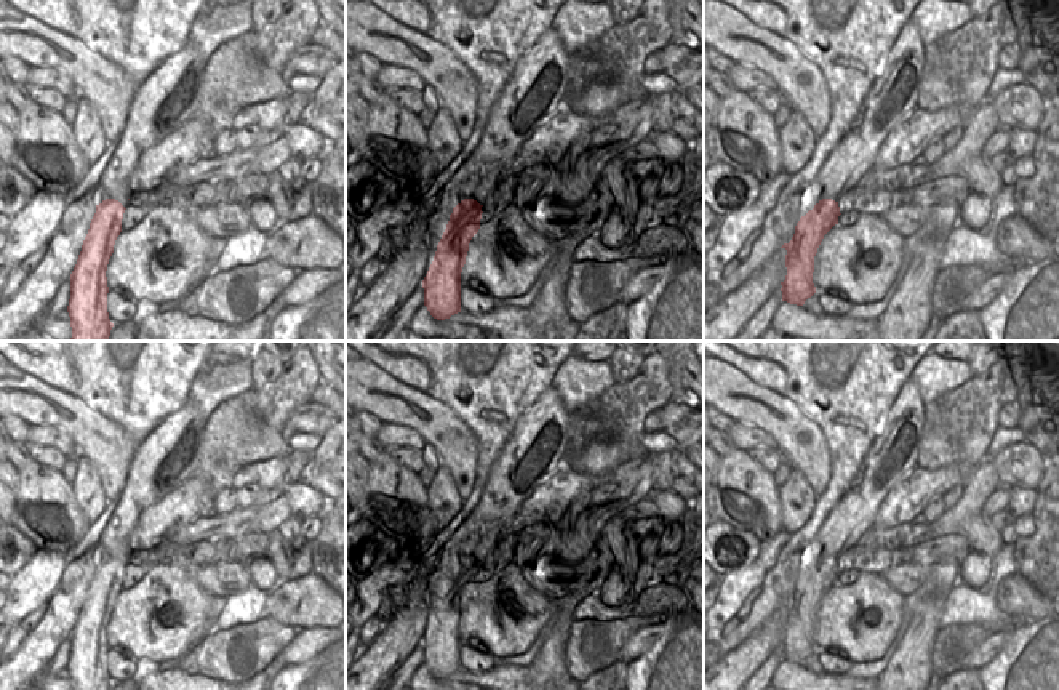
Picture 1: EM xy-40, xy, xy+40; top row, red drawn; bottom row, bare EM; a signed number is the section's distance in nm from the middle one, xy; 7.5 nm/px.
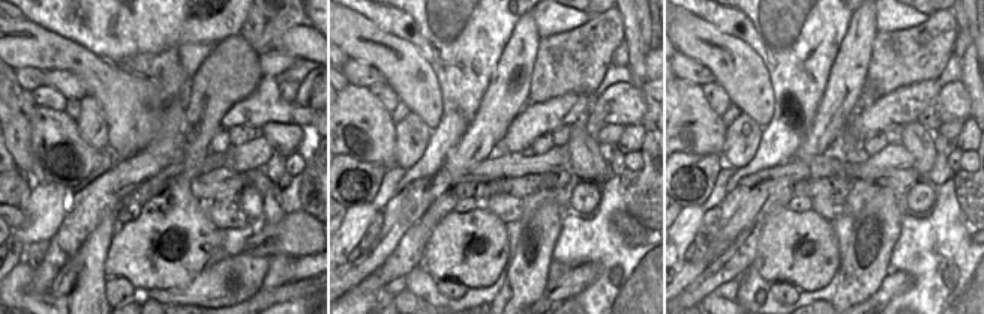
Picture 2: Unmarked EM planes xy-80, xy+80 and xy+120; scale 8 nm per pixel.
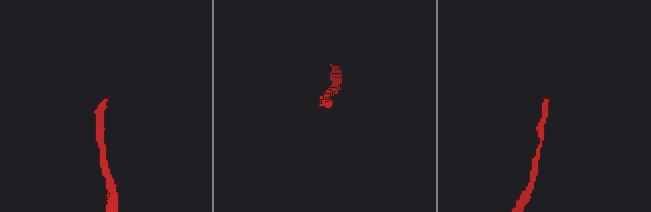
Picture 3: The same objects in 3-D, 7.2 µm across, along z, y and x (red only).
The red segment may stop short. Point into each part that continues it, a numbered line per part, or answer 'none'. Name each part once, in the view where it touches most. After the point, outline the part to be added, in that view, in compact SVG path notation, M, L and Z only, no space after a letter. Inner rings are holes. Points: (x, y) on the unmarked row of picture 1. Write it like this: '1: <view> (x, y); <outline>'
1: xy-40 (168, 453); M186 400L138 443L126 485L98 538L102 546L102 559L115 557L126 565L131 554L130 533L134 530L141 511L197 474L205 424L202 408Z

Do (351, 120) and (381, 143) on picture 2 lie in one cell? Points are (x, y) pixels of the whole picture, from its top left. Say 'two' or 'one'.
one

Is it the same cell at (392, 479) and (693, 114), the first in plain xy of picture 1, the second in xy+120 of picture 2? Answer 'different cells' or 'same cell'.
same cell

